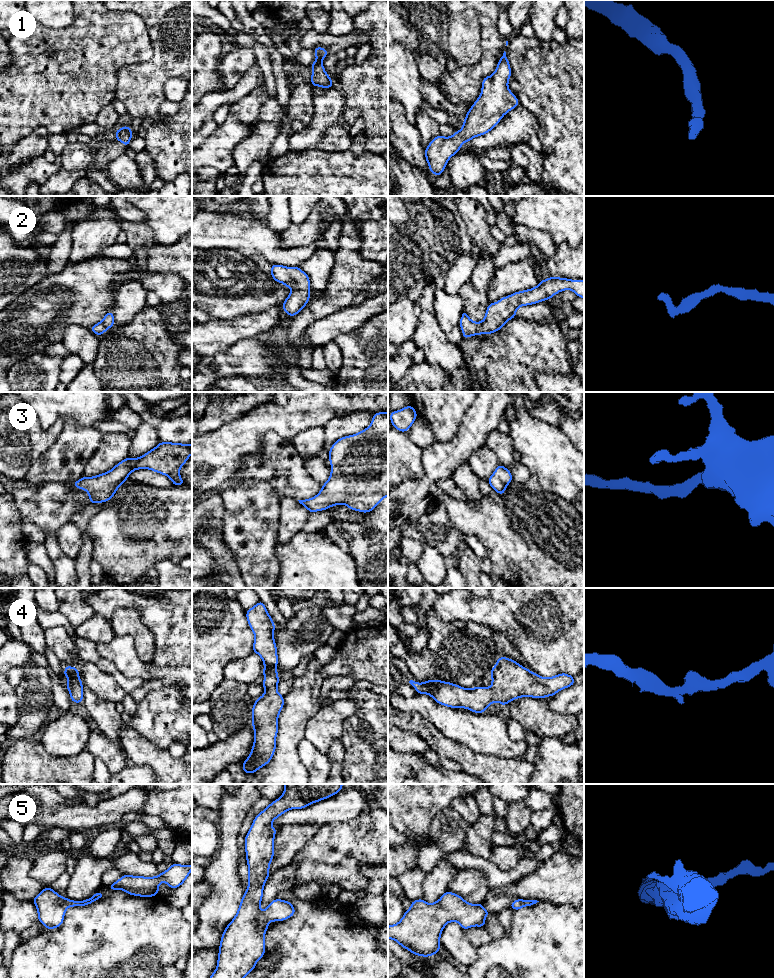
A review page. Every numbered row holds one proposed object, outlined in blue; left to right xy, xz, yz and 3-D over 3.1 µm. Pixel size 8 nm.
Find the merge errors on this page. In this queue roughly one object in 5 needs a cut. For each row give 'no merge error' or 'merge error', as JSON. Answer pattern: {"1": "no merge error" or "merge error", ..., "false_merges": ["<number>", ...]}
{"1": "no merge error", "2": "no merge error", "3": "no merge error", "4": "no merge error", "5": "no merge error", "false_merges": []}

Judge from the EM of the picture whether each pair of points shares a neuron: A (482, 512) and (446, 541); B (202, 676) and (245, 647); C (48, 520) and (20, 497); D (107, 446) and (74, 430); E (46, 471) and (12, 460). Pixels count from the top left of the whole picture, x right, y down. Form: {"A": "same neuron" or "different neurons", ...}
{"A": "different neurons", "B": "same neuron", "C": "same neuron", "D": "different neurons", "E": "different neurons"}

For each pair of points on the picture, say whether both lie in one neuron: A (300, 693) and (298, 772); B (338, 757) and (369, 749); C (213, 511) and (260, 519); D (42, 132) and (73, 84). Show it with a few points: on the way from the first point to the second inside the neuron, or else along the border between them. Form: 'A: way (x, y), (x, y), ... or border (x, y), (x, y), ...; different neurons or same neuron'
A: way (295, 713), (291, 725), (291, 752); same neuron
B: border (345, 755), (342, 761), (341, 773); different neurons
C: border (220, 494), (224, 510), (222, 536); different neurons
D: border (49, 132), (44, 127), (36, 127), (23, 137); different neurons

